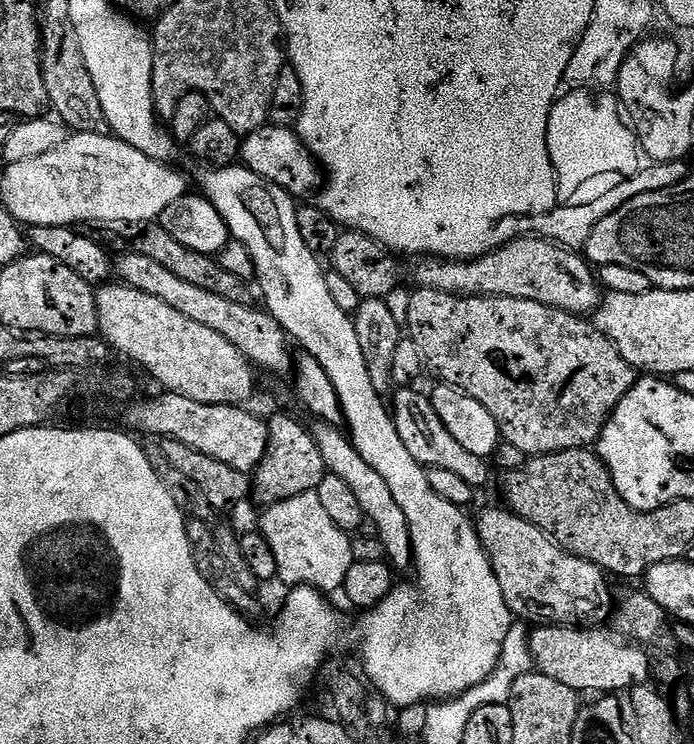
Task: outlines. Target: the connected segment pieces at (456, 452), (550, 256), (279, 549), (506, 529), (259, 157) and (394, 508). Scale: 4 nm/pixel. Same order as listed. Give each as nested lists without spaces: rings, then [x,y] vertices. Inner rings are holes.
[[[400,386],[395,389],[396,397],[390,400],[390,411],[392,420],[396,423],[398,438],[402,438],[402,446],[410,450],[410,455],[416,461],[424,465],[425,469],[437,468],[438,470],[451,470],[453,474],[458,474],[466,482],[470,482],[473,490],[480,490],[488,484],[488,468],[485,457],[478,454],[470,454],[458,442],[454,442],[454,434],[442,426],[438,414],[434,410],[431,399],[424,396],[412,386]]]
[[[517,238],[477,260],[424,258],[416,268],[416,284],[455,296],[505,296],[542,302],[563,312],[592,314],[602,299],[593,265],[579,251],[543,238]]]
[[[316,491],[294,495],[285,502],[267,505],[258,524],[278,563],[278,578],[288,588],[310,585],[325,594],[343,587],[346,573],[353,565],[351,535],[335,526],[319,501]]]
[[[504,506],[482,509],[474,516],[474,523],[484,553],[487,554],[488,561],[492,563],[492,569],[498,578],[498,586],[502,586],[502,598],[506,598],[513,617],[532,626],[546,624],[576,626],[581,622],[591,621],[588,620],[591,616],[598,615],[607,606],[609,577],[604,569],[589,560],[583,560],[581,556],[570,554],[565,548],[559,548],[545,532],[538,530],[538,526],[526,522]]]
[[[269,123],[263,124],[258,130],[247,133],[241,139],[239,163],[254,174],[258,174],[258,178],[278,186],[283,192],[296,198],[311,197],[308,195],[312,191],[313,193],[317,191],[322,180],[322,169],[316,157],[300,141],[299,135],[291,128],[279,128]],[[316,183],[318,183],[317,188]]]
[[[316,422],[311,425],[310,431],[324,459],[325,469],[331,475],[342,478],[346,486],[350,486],[351,492],[358,497],[358,502],[362,506],[364,519],[374,522],[374,527],[378,529],[376,536],[382,542],[387,563],[396,570],[411,569],[414,561],[410,542],[410,522],[406,522],[406,514],[402,514],[402,506],[398,506],[394,494],[390,494],[390,486],[386,486],[386,478],[382,478],[368,465],[366,458],[358,454],[351,439],[339,427]]]

